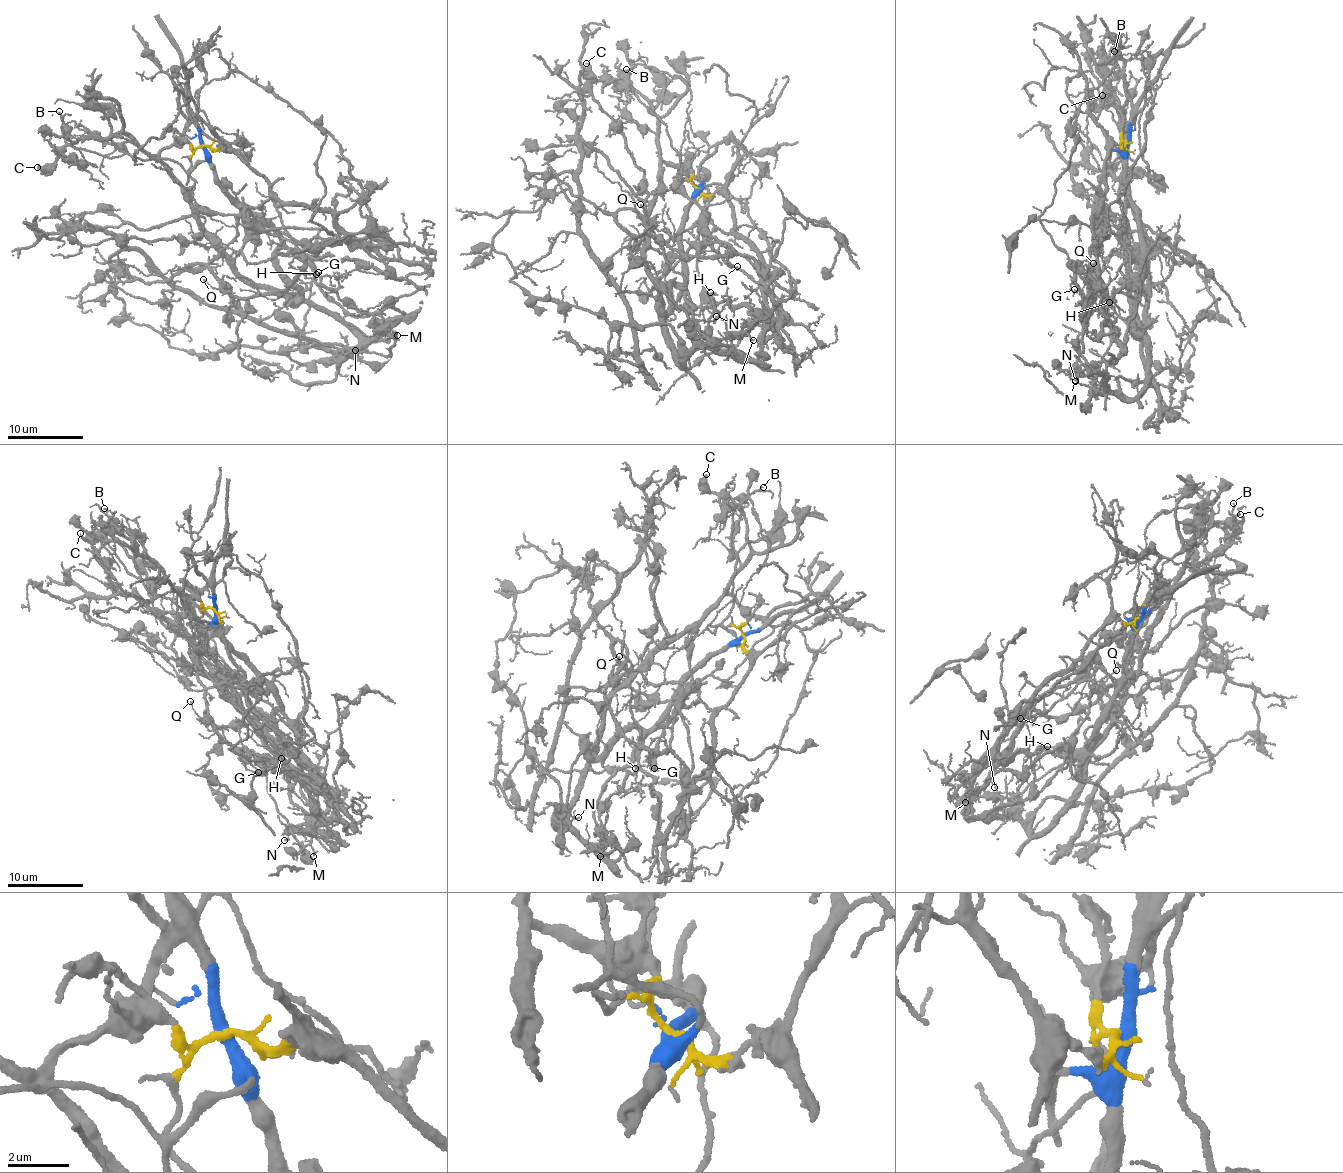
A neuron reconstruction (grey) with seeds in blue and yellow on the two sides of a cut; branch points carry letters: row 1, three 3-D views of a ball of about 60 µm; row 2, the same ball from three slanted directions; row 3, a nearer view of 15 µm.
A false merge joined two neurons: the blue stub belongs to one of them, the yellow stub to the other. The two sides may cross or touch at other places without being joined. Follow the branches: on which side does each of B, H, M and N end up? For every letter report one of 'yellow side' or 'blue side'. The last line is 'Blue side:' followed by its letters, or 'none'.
B: blue side
H: blue side
M: blue side
N: blue side
Blue side: B, H, M, N

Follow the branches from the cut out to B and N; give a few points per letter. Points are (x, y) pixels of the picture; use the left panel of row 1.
B: (203, 146), (197, 135), (185, 134), (153, 155), (125, 135), (84, 137), (73, 145), (67, 143), (59, 111)
N: (203, 146), (225, 195), (278, 236), (282, 280), (353, 332), (358, 345), (347, 355), (356, 349)

